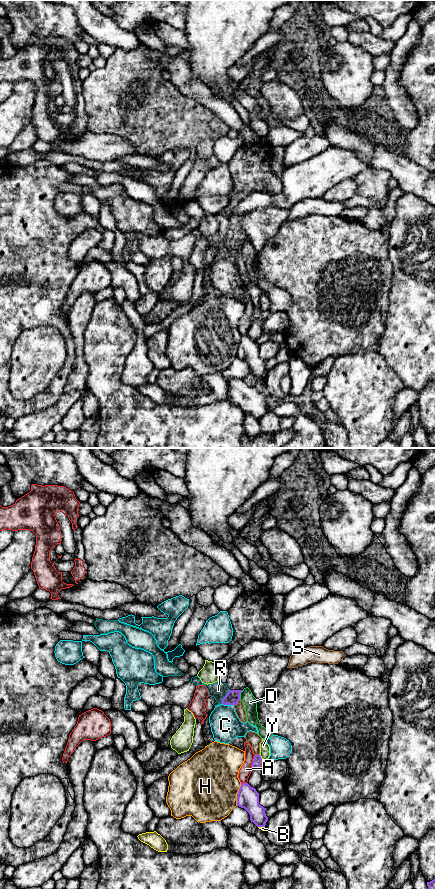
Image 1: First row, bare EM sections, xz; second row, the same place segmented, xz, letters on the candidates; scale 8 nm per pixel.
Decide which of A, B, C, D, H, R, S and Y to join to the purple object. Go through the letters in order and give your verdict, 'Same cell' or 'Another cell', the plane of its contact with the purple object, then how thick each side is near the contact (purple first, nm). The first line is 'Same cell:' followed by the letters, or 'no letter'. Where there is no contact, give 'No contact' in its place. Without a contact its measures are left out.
Same cell: no letter
A: Another cell. Touches purple in xz. Thickness 70 nm (purple) against 90 nm
B: Another cell. Touches purple in xz. Thickness 180 nm (purple) against 30 nm
C: Another cell. Touches purple in xz. Thickness 110 nm (purple) against 240 nm
D: Another cell. Touches purple in xz. Thickness 110 nm (purple) against 110 nm
H: Another cell. Touches purple in xz. Thickness 180 nm (purple) against 500 nm
R: Another cell. Touches purple in xz. Thickness 110 nm (purple) against 140 nm
S: Another cell. Touches purple in xz. Thickness 70 nm (purple) against 50 nm
Y: Another cell. Touches purple in xz. Thickness 70 nm (purple) against 80 nm

